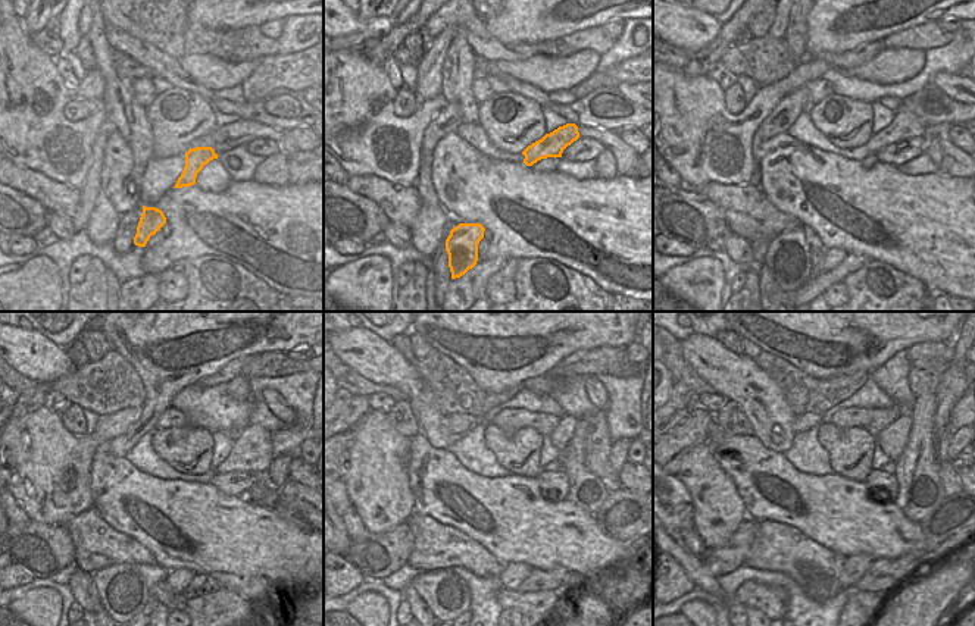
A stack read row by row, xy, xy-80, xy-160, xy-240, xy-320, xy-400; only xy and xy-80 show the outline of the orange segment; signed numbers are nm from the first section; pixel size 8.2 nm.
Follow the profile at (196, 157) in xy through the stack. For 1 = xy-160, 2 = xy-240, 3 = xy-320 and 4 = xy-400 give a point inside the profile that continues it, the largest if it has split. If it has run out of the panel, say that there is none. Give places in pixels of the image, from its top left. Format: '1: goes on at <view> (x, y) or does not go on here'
1: goes on at xy-160 (906, 125)
2: goes on at xy-240 (252, 451)
3: goes on at xy-320 (597, 447)
4: goes on at xy-400 (952, 385)

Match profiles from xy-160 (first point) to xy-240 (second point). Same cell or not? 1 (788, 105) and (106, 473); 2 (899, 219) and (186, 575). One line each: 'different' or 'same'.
1: different
2: different

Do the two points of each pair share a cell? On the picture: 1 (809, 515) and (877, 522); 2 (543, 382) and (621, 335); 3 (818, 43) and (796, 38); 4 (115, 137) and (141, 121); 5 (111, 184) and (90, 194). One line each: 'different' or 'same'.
1: same
2: different
3: different
4: different
5: different

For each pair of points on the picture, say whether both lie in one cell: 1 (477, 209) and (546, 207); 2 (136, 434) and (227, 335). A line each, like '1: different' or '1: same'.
1: same
2: same

